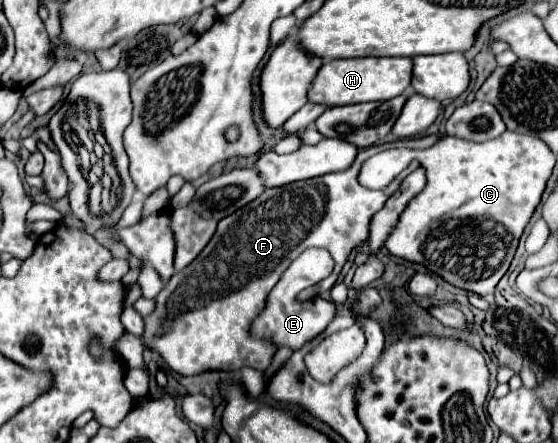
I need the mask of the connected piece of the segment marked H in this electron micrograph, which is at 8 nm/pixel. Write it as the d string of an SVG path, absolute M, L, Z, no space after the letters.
M350 58L324 62L318 70L308 98L326 106L344 106L372 100L390 100L406 94L412 80L412 58Z

